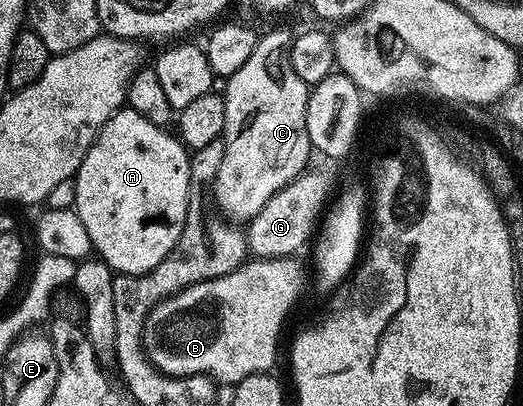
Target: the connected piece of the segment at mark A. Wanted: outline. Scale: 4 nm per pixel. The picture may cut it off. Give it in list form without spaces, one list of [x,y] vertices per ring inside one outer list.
[[[128,107],[118,109],[117,114],[111,119],[107,119],[105,126],[97,132],[97,137],[91,143],[91,147],[85,153],[85,158],[81,160],[81,165],[77,169],[75,178],[77,182],[77,186],[75,187],[75,199],[77,203],[75,208],[79,219],[83,219],[83,227],[87,227],[87,235],[91,235],[91,243],[93,244],[96,256],[108,264],[111,270],[117,273],[146,273],[147,271],[151,271],[151,267],[155,267],[155,263],[159,263],[168,255],[171,247],[175,247],[175,243],[183,231],[185,222],[190,220],[191,217],[191,210],[187,203],[190,156],[190,150],[186,149],[168,128],[143,119],[143,115],[139,115],[139,111]]]

